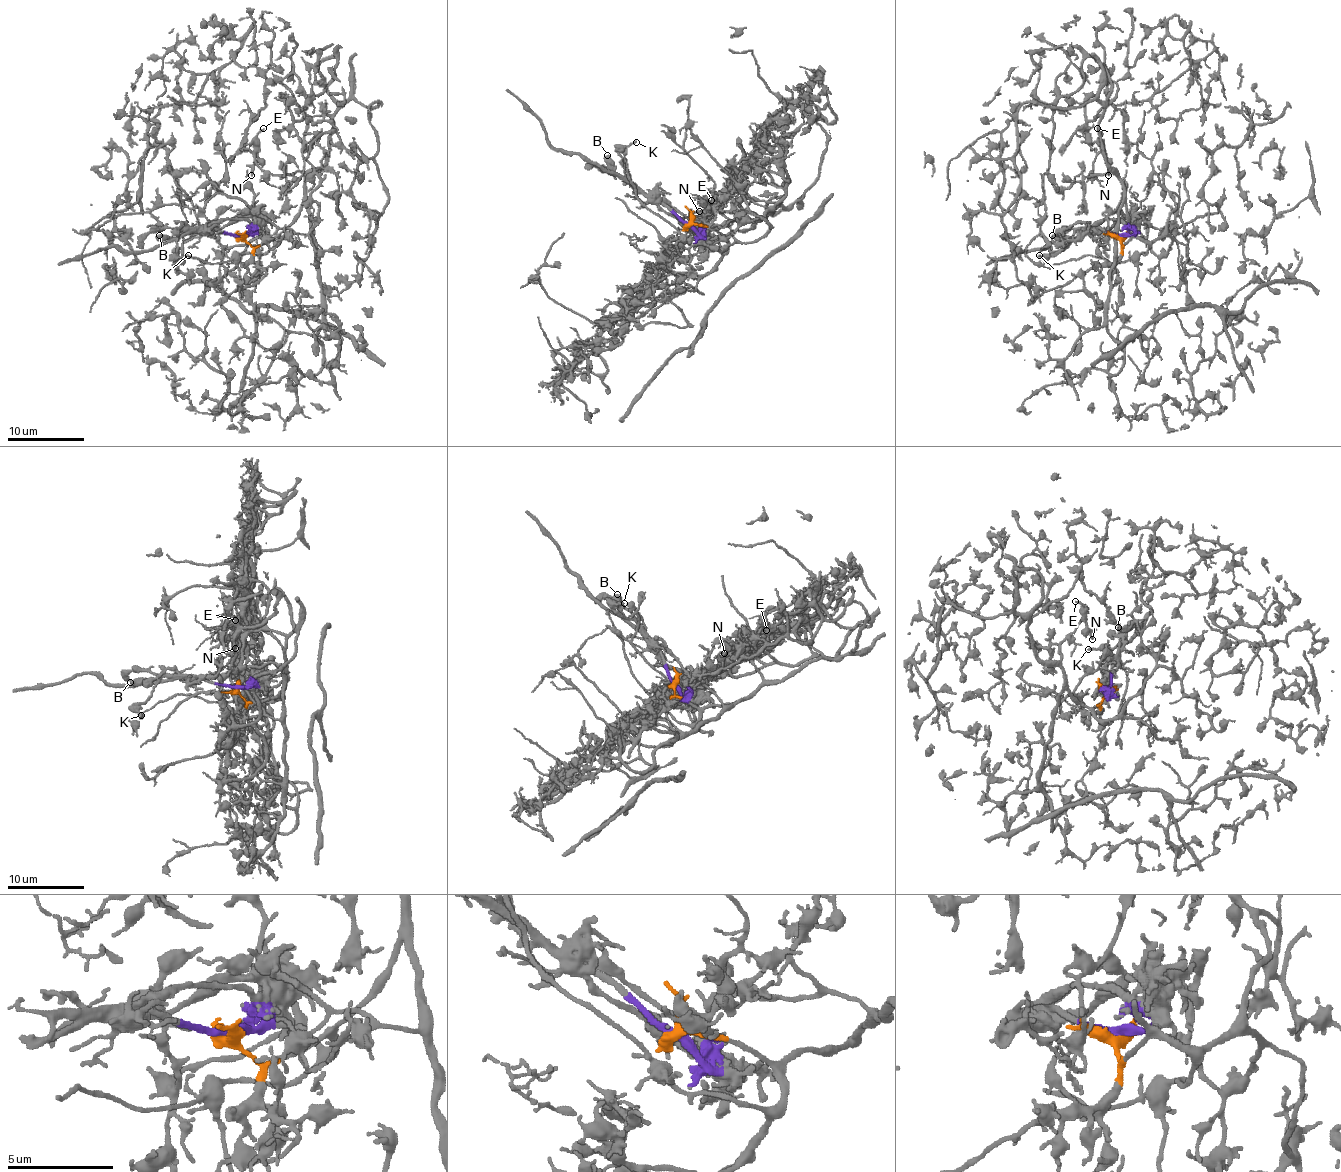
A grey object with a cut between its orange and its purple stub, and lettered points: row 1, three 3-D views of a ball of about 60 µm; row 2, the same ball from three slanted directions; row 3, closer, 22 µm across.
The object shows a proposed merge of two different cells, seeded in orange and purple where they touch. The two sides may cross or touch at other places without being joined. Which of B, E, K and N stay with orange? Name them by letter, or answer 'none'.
E, N

